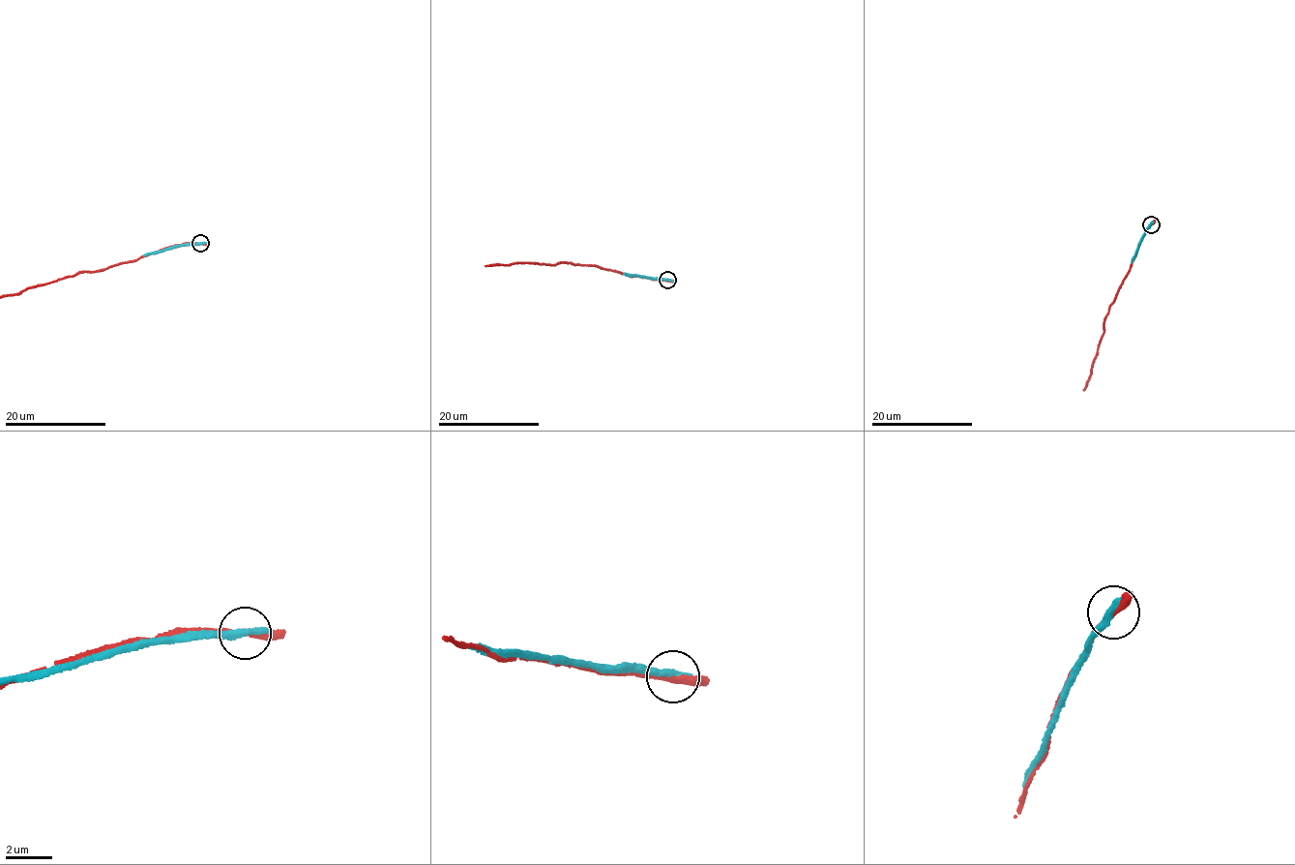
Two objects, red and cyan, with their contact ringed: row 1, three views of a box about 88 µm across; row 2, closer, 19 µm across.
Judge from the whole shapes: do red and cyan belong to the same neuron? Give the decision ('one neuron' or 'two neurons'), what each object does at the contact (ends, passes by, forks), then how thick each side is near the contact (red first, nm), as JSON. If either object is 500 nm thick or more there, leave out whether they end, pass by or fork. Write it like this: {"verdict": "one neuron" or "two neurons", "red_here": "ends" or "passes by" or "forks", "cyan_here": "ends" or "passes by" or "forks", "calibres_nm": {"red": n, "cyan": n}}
{"verdict": "two neurons", "red_here": "passes by", "cyan_here": "passes by", "calibres_nm": {"red": 240, "cyan": 280}}

